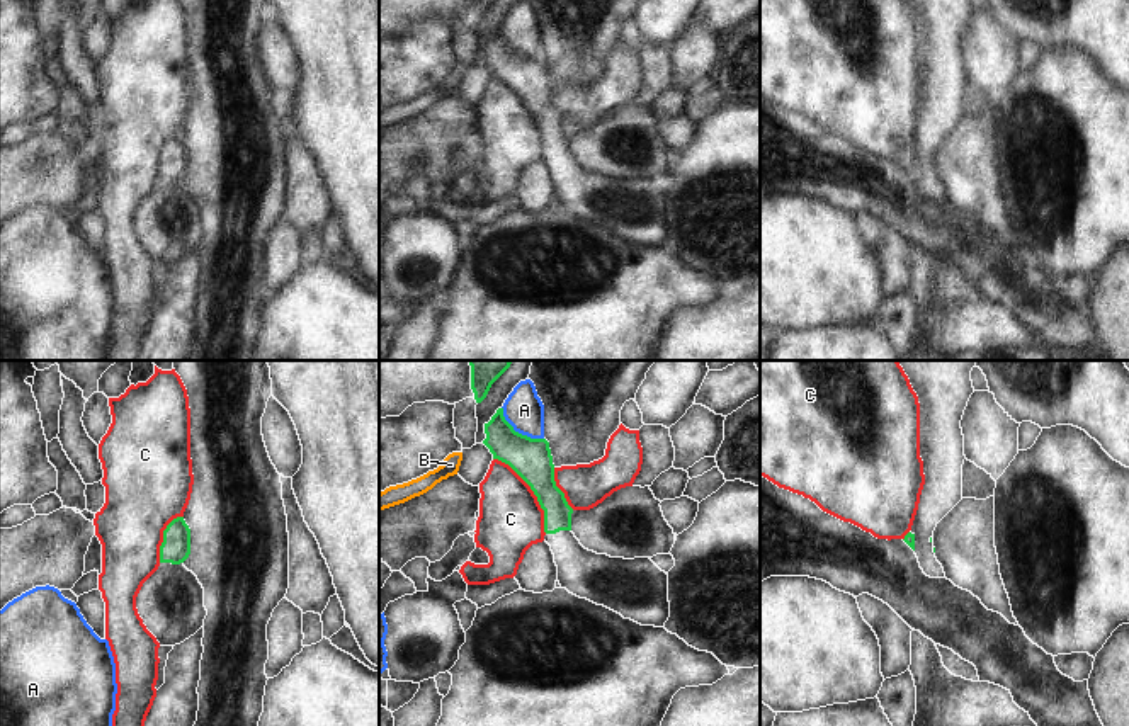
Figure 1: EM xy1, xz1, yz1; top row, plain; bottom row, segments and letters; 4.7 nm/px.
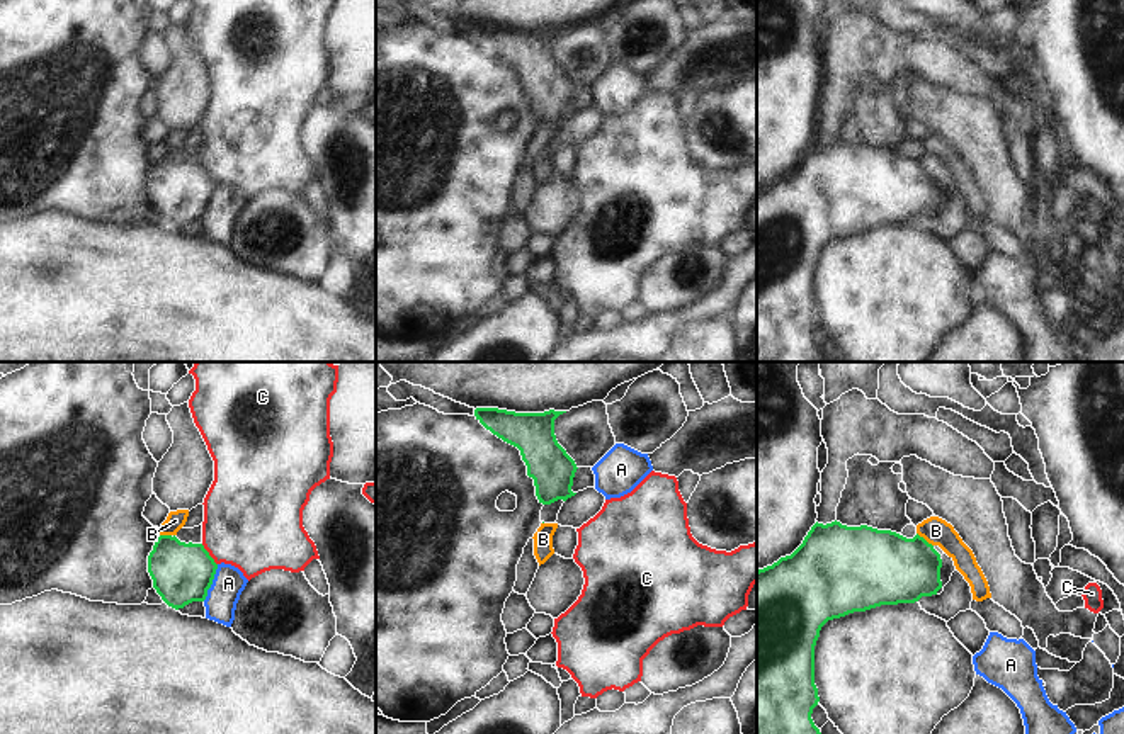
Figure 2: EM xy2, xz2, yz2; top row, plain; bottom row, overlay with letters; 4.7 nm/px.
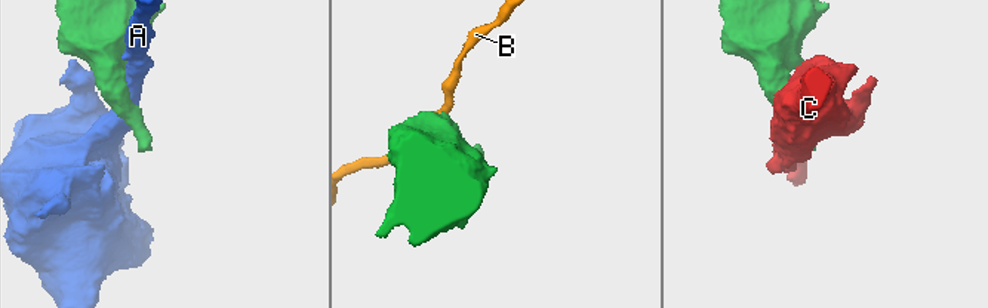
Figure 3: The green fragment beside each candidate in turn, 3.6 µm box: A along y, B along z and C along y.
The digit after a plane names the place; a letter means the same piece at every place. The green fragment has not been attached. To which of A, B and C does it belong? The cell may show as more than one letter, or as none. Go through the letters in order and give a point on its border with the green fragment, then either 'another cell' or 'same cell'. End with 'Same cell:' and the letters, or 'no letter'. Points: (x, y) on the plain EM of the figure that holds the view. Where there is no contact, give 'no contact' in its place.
A: contact xz1 (517, 51); another cell
B: contact yz2 (924, 158); another cell
C: contact xz1 (533, 109); another cell
Same cell: no letter

